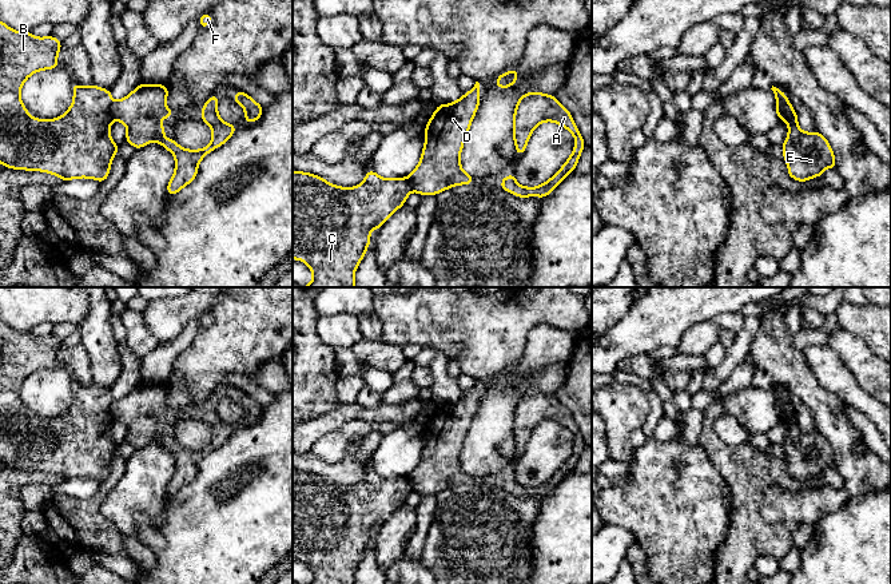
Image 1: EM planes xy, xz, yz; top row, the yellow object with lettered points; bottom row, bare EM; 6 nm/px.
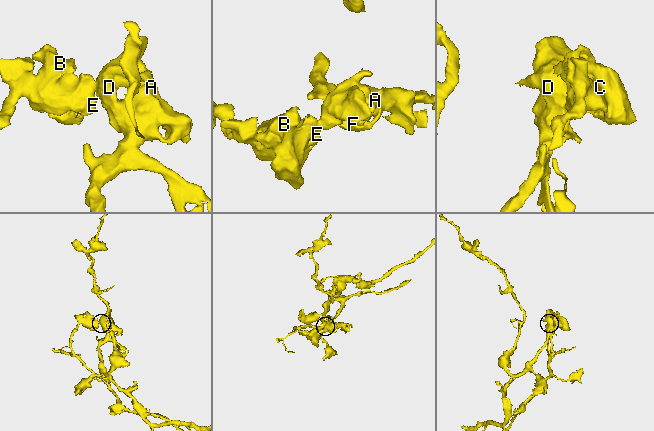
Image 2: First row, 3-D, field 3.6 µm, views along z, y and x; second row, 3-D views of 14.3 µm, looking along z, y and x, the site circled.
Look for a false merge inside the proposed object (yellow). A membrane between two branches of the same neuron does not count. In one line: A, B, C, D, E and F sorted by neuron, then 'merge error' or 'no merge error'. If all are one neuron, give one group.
A D F / B C E | merge error

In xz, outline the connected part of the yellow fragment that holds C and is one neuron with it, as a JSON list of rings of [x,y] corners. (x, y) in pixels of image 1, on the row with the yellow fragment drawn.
[[[373,170],[355,187],[345,188],[310,172],[293,171],[293,259],[305,262],[313,281],[303,287],[355,287],[354,274],[370,245],[370,231],[381,226],[405,204],[413,191],[409,178],[381,178]]]

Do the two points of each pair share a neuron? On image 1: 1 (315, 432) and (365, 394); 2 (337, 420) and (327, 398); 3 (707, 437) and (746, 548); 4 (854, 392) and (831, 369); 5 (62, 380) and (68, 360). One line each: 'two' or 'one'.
1: two
2: two
3: one
4: one
5: two

